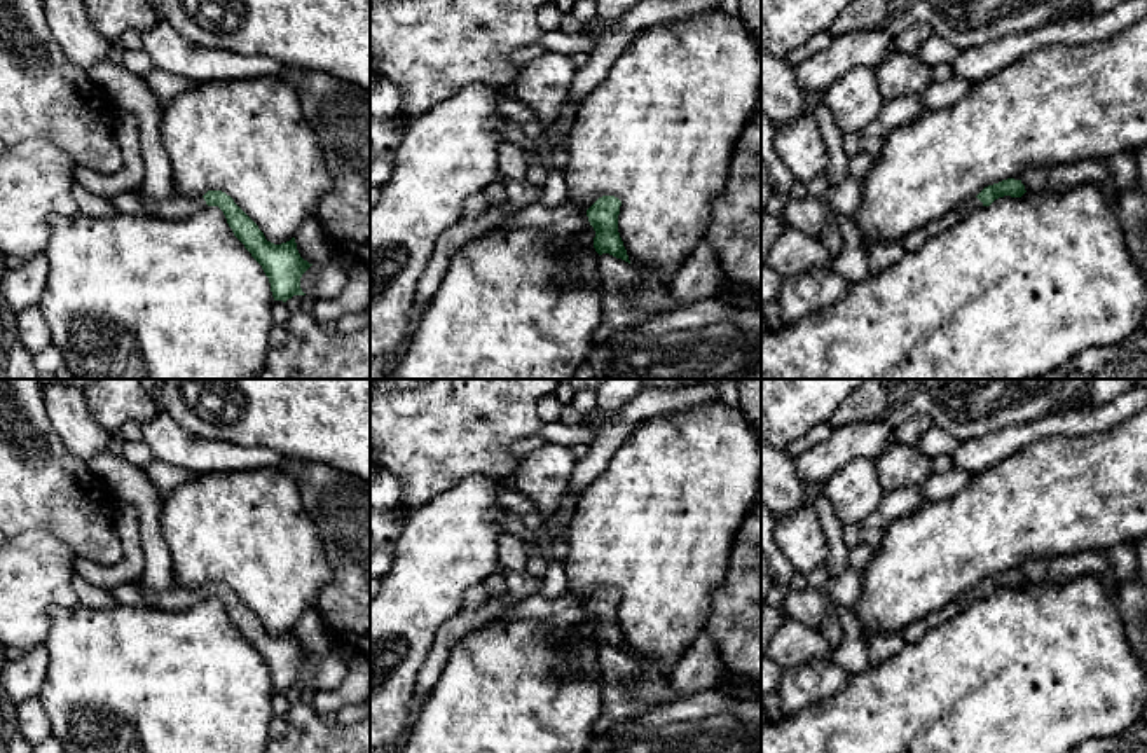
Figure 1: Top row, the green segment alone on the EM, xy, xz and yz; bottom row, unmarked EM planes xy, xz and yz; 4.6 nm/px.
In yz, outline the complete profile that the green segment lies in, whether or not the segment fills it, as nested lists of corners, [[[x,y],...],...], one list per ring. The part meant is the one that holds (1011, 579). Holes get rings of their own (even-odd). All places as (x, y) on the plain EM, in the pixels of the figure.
[[[1007,570],[999,575],[985,578],[976,589],[969,591],[962,598],[958,598],[955,603],[958,610],[965,610],[974,601],[981,598],[990,598],[999,589],[1004,589],[1004,587],[1021,589],[1025,584],[1027,582],[1021,571]]]

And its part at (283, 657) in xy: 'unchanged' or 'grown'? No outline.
grown

